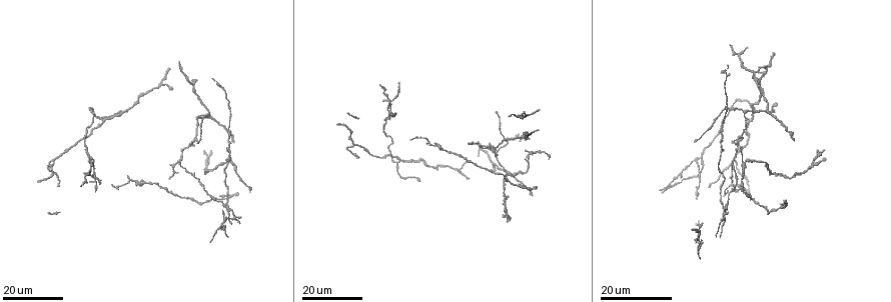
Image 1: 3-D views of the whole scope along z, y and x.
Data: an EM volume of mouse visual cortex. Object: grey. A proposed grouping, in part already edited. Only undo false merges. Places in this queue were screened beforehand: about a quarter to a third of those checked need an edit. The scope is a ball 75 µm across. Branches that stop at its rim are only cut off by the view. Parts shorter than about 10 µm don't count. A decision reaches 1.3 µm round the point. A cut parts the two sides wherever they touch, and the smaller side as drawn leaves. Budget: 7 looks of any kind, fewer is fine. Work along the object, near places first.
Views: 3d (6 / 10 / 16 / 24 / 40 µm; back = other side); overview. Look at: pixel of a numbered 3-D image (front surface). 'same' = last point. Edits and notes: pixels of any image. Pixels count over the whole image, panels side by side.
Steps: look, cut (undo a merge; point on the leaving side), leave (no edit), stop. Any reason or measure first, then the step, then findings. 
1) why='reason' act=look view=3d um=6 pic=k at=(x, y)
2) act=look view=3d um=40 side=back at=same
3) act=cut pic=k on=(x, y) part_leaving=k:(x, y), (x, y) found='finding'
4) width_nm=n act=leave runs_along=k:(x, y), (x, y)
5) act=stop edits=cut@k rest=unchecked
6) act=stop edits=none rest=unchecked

why='two arms in line, one across' act=look view=3d um=24 pic=1 at=(54, 160)

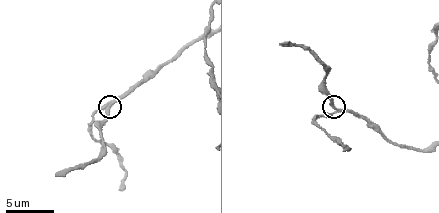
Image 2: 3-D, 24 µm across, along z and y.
act=look view=3d um=6 pic=2 at=(334, 110)

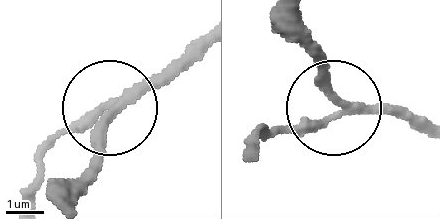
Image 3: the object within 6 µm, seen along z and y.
act=leave runs_along=3:(423, 132), (375, 110), (346, 110), (263, 136) found='continuous, no second cell'

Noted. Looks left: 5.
why='three-way junction' act=look view=3d um=24 pic=1 at=(395, 161)

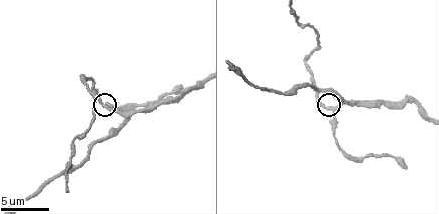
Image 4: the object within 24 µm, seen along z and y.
act=look view=3d um=10 pic=4 at=(332, 107)

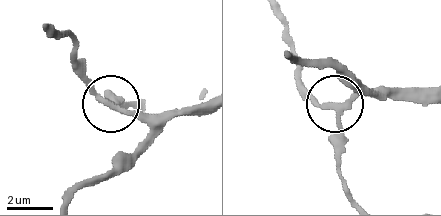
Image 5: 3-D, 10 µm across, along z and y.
arms=3 act=leave found='continuous, no second cell'

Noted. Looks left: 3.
why='branch point' act=look view=3d um=24 pic=1 at=(176, 162)

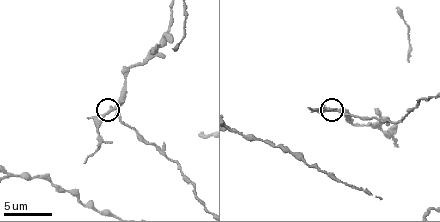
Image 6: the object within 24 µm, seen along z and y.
act=look view=3d um=6 pic=6 at=(110, 109)

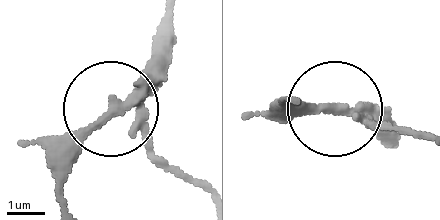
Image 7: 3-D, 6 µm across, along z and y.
act=look view=3d um=6 side=back pic=7 at=(342, 110)

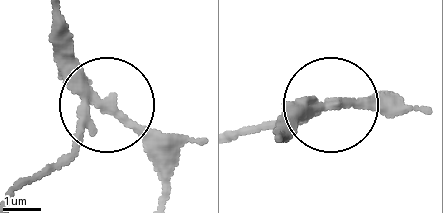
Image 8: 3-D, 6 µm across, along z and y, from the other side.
side_arm_um=49 arms=3 act=cut pic=8 on=(49, 174) found='two cells meet here'

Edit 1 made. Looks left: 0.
act=stop edits=cut@8 rest=unchecked

